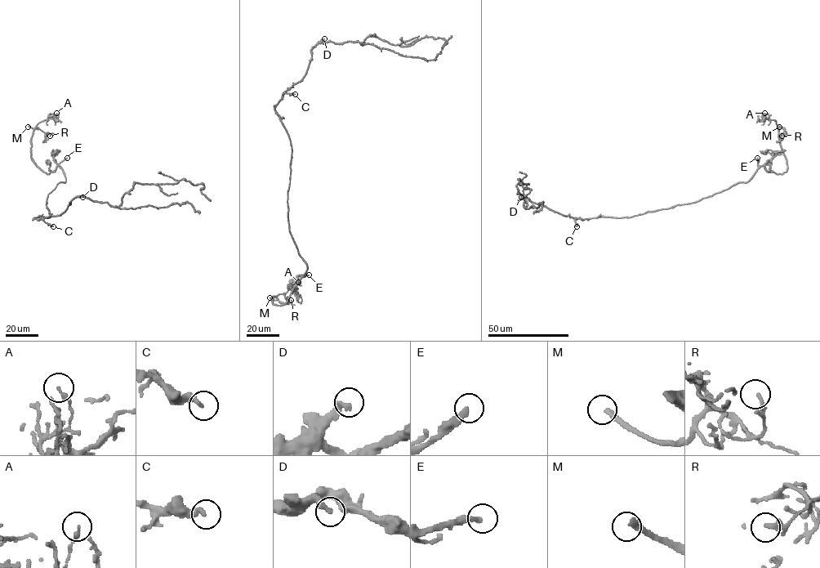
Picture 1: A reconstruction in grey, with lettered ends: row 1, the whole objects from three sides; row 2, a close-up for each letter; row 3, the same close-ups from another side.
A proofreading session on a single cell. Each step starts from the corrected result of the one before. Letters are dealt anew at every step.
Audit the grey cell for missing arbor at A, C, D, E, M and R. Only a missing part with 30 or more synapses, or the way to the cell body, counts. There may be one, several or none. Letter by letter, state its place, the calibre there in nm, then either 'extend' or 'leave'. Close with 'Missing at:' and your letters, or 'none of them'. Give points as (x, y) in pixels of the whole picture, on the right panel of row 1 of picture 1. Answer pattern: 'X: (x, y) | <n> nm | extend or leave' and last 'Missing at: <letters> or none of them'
A: (764, 113) | 130 nm | leave
C: (577, 226) | 280 nm | leave
D: (521, 197) | 320 nm | leave
E: (757, 158) | 320 nm | extend
M: (779, 127) | 280 nm | extend
R: (782, 136) | 120 nm | leave
Missing at: E, M

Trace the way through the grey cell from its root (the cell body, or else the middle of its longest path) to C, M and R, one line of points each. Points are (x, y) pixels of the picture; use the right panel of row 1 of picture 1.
C: (611, 217), (576, 218), (577, 226)
M: (611, 217), (631, 217), (697, 202), (747, 181), (762, 166), (777, 173), (785, 172), (779, 127)
R: (611, 217), (697, 202), (747, 181), (762, 166), (782, 173), (787, 163), (780, 128), (786, 134), (782, 136)

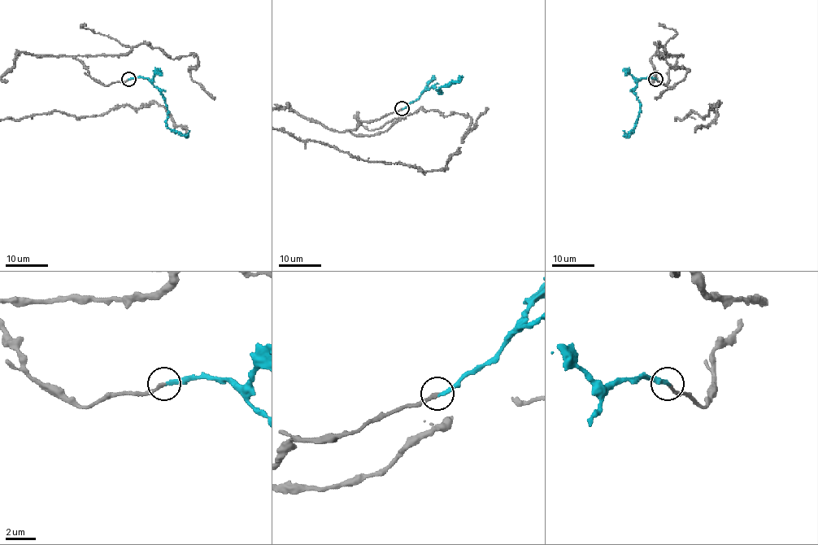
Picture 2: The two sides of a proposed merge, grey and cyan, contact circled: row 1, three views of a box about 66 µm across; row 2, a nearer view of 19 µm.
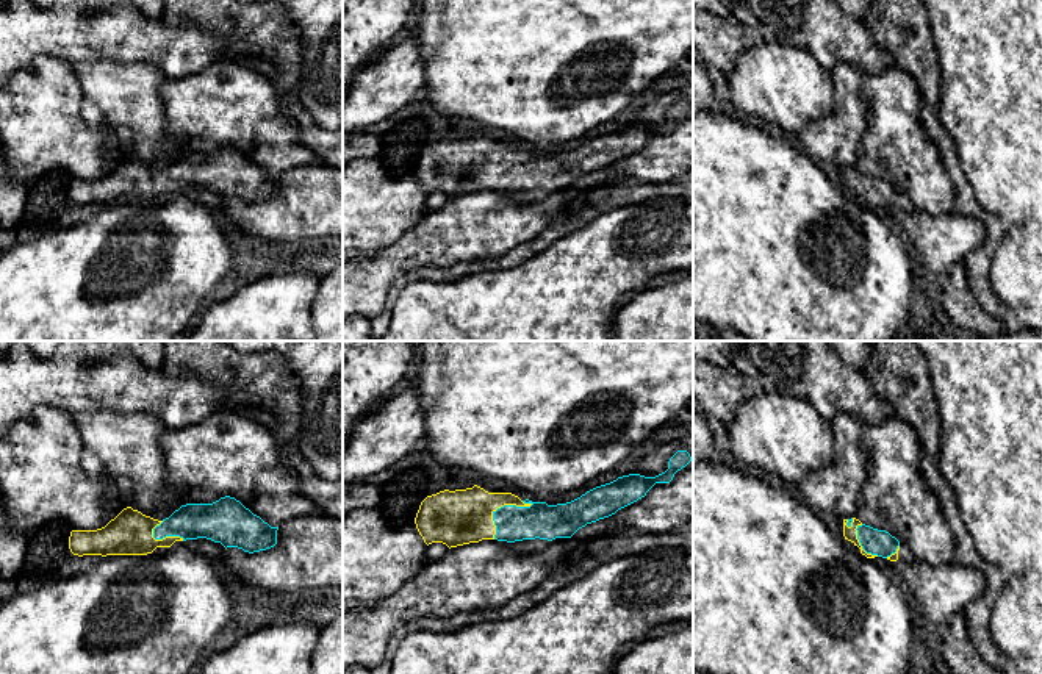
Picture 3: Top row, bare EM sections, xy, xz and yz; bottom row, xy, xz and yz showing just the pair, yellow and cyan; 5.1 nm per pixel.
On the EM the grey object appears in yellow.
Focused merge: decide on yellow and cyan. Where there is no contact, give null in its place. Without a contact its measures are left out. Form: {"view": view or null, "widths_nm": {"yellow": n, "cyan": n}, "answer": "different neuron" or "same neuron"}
{"view": "xz", "widths_nm": {"yellow": 280, "cyan": 180}, "answer": "same neuron"}

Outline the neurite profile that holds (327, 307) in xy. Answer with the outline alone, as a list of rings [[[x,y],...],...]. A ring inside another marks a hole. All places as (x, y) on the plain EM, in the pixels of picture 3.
[[[343,258],[321,280],[311,303],[311,321],[311,341],[343,341]]]

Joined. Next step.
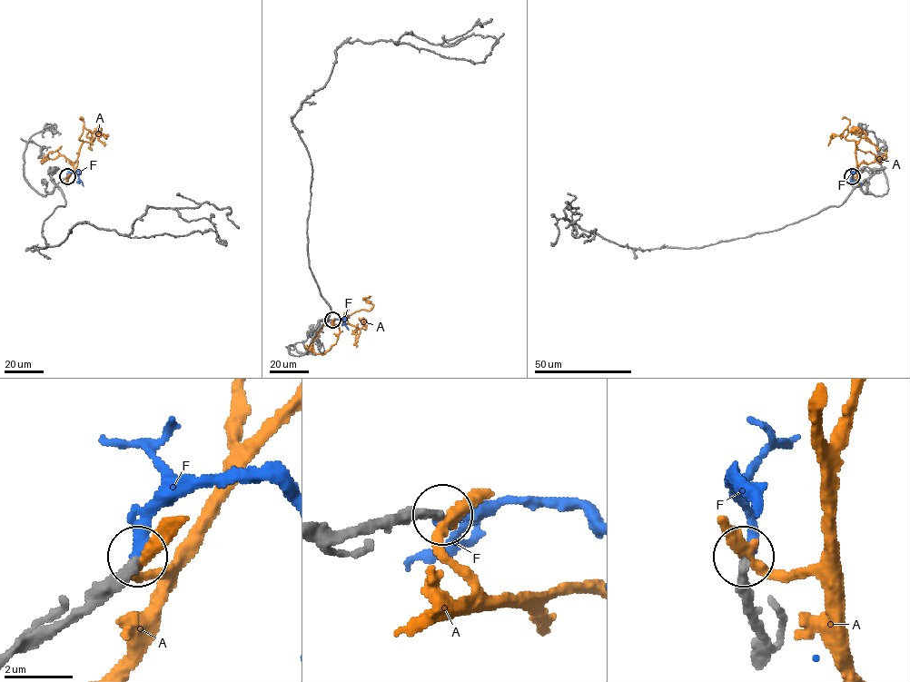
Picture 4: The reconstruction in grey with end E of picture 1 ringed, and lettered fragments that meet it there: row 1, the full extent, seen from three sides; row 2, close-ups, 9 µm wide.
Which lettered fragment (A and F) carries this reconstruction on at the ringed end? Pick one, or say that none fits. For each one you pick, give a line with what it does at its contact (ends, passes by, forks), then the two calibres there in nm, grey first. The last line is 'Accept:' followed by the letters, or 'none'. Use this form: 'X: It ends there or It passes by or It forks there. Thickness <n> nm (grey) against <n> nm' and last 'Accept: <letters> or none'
F: It ends there. Thickness 340 nm (grey) against 300 nm
Accept: F

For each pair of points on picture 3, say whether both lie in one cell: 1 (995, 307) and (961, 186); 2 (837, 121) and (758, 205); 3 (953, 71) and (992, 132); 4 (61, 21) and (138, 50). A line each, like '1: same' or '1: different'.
1: same
2: different
3: same
4: same

